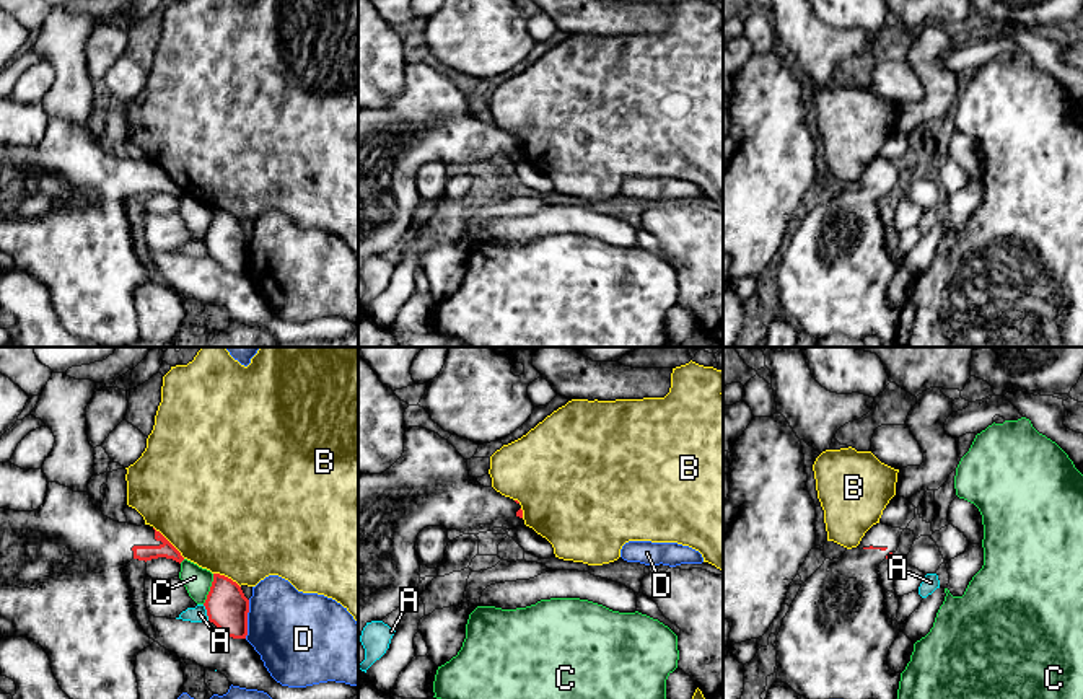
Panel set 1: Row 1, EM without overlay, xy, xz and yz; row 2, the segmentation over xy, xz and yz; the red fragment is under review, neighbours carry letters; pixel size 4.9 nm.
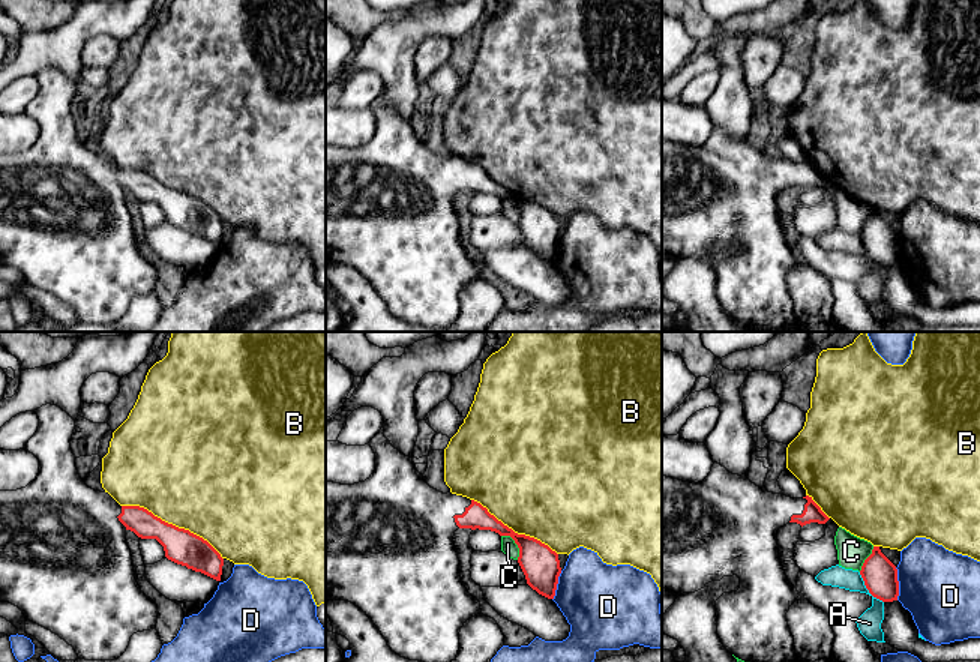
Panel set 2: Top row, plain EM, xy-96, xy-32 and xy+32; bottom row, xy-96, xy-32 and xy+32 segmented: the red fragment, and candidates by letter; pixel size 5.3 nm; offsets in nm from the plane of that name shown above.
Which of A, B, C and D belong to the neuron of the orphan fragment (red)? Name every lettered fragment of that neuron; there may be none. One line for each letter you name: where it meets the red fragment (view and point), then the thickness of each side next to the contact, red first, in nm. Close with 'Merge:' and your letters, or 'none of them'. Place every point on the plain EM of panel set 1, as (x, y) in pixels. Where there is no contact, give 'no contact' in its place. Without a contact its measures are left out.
Merge: none of them

